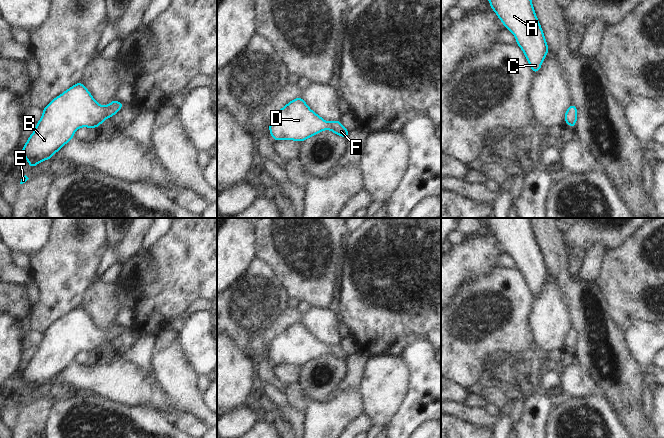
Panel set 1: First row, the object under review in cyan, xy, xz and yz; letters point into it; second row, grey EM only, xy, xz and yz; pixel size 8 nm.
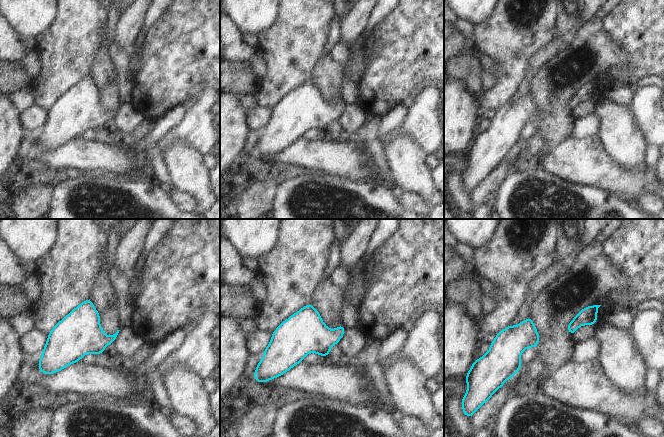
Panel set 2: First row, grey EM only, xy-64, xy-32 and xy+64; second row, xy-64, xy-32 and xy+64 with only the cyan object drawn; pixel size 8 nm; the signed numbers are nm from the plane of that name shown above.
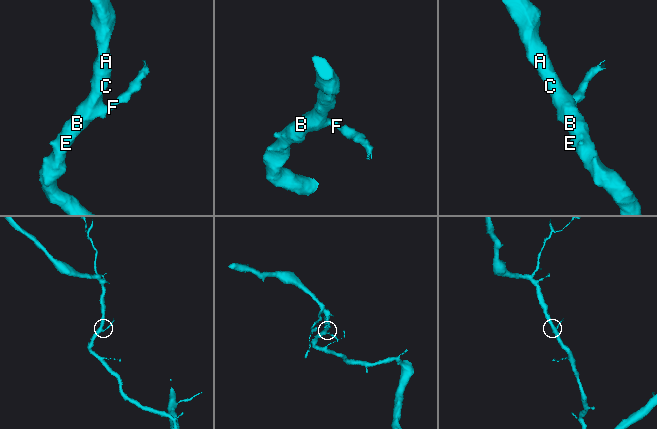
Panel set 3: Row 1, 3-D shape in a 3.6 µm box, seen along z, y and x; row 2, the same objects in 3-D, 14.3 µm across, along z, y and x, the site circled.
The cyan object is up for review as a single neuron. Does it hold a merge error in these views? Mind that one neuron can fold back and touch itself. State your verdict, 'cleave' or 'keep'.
keep

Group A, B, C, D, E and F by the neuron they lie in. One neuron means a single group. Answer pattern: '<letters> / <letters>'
A B C D E F

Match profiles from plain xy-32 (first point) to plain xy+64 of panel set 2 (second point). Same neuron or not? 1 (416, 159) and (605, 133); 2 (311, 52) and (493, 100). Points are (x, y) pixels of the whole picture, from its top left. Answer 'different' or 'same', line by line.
1: same
2: same

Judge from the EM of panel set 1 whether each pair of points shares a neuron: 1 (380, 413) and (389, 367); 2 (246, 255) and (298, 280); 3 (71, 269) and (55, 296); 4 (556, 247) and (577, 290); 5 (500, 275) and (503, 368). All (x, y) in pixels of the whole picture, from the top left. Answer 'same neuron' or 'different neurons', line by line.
1: same neuron
2: different neurons
3: same neuron
4: same neuron
5: different neurons

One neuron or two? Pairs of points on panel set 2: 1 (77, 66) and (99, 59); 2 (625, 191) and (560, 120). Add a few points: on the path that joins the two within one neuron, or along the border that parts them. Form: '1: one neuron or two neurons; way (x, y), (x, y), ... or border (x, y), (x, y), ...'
1: two neurons; border (101, 39), (90, 70), (87, 73)
2: two neurons; border (571, 134), (551, 148)

